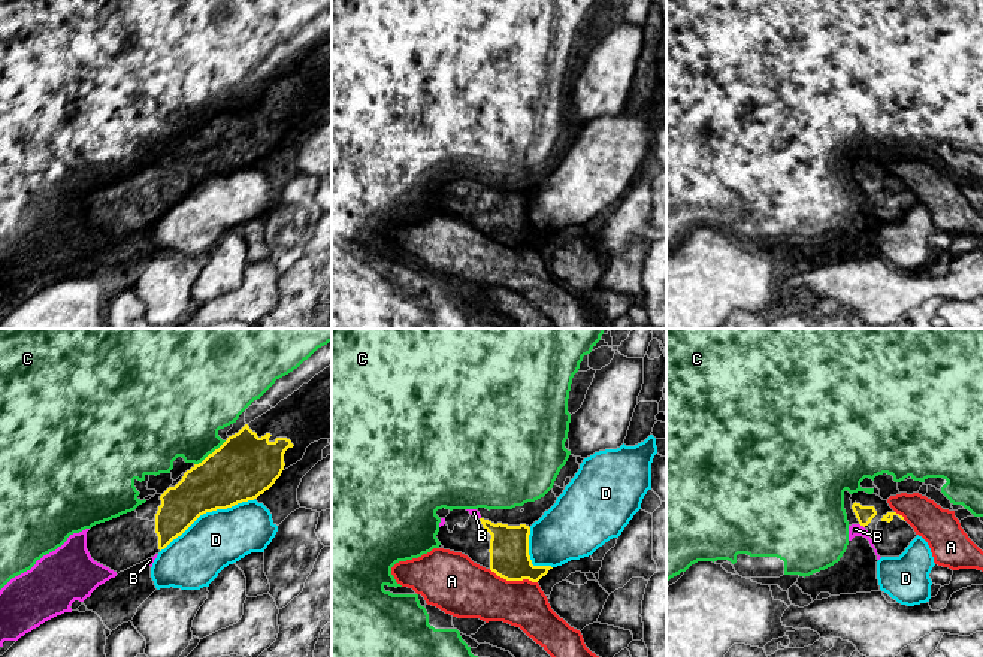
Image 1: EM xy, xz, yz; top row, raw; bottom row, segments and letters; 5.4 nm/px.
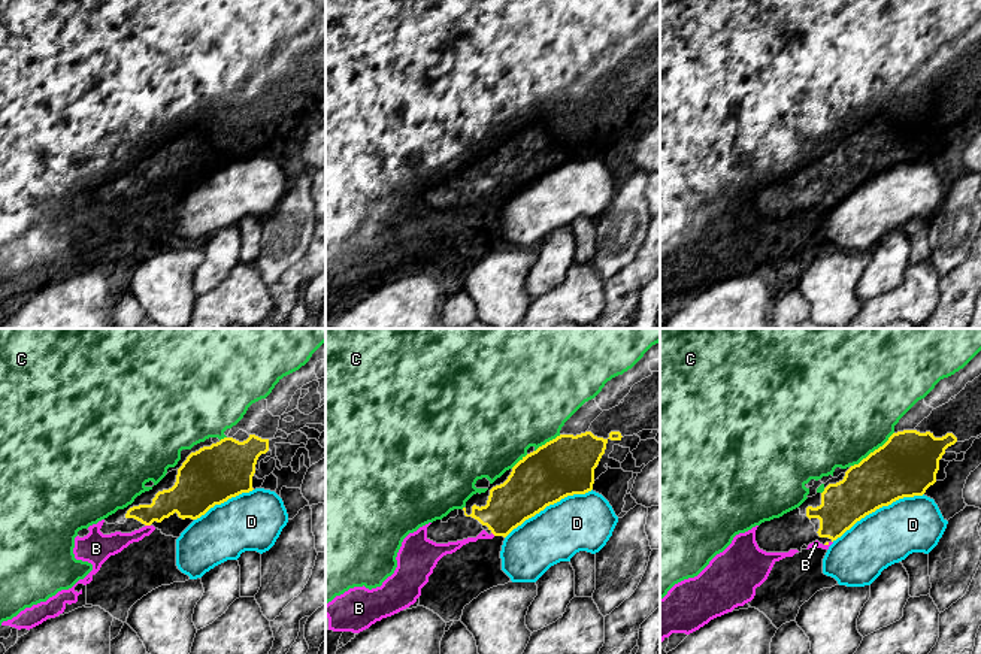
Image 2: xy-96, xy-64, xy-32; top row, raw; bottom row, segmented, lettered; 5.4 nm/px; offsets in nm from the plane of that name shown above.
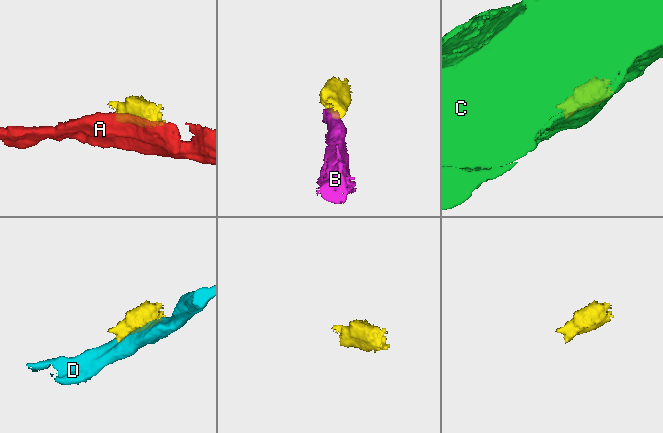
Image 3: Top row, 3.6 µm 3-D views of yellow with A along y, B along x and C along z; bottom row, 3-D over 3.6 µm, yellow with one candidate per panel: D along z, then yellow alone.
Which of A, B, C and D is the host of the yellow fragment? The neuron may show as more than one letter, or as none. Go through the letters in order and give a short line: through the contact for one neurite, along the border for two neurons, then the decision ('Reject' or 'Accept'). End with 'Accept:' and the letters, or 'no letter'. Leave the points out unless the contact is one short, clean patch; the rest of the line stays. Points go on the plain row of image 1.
A: Reject
B: Line: yz (864, 179), (862, 190), (855, 194). Accept
C: Reject
D: Reject
Accept: B

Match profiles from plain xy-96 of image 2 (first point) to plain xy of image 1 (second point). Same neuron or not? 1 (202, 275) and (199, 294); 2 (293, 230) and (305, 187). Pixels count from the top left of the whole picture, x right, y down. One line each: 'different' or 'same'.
1: same
2: same

